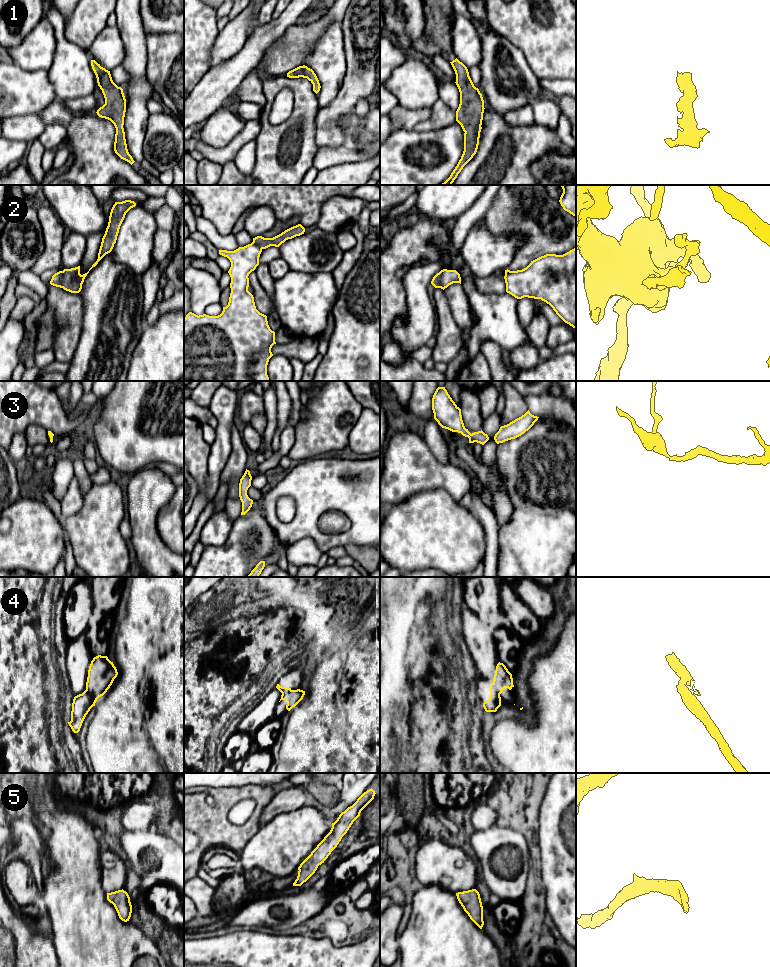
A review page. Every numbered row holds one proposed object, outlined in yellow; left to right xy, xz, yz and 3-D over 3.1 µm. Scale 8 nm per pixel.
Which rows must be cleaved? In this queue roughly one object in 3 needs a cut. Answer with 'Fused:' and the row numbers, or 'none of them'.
Fused: 2, 4

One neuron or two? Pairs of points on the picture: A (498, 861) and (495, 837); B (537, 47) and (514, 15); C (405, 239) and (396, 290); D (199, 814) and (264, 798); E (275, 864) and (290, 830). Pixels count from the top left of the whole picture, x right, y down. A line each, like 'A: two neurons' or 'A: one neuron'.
A: one neuron
B: one neuron
C: one neuron
D: one neuron
E: one neuron

